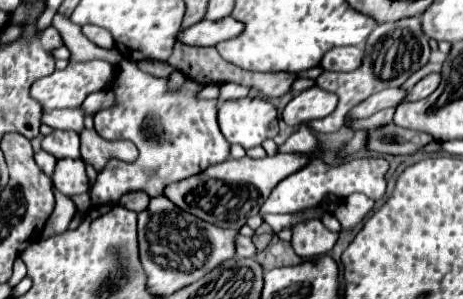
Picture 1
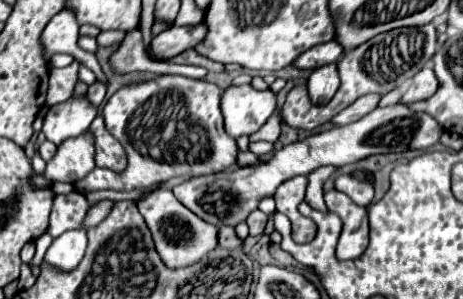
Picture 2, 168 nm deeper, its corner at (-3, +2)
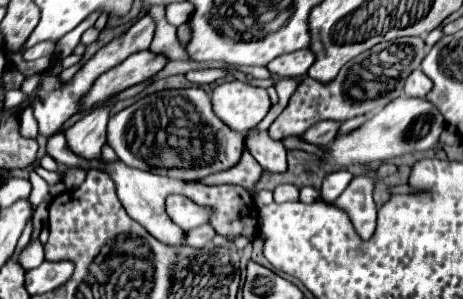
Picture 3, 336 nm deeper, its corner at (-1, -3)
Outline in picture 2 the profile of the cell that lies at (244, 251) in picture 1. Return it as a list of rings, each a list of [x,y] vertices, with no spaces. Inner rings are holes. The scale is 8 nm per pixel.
[[[227,225],[217,227],[217,239],[219,239],[219,247],[225,247],[225,249],[235,249],[235,247],[241,247],[241,243],[243,243],[235,235],[235,229],[227,227]]]

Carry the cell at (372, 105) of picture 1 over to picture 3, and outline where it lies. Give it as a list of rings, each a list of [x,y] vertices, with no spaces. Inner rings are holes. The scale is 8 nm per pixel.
[[[321,120],[319,124],[311,126],[311,128],[309,128],[301,138],[303,138],[303,140],[307,140],[307,142],[311,142],[311,144],[325,146],[325,144],[329,144],[329,142],[335,138],[335,134],[339,132],[341,124],[343,124],[343,122],[335,122],[335,120]]]

